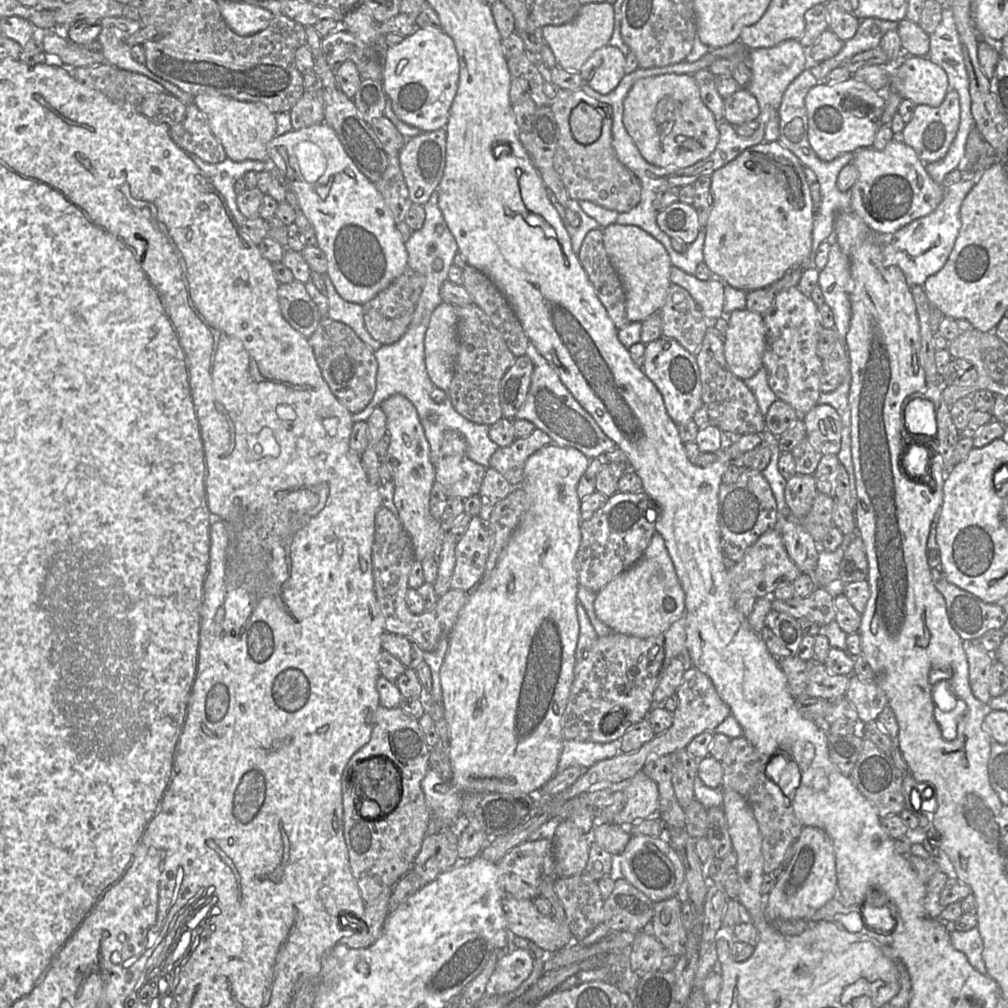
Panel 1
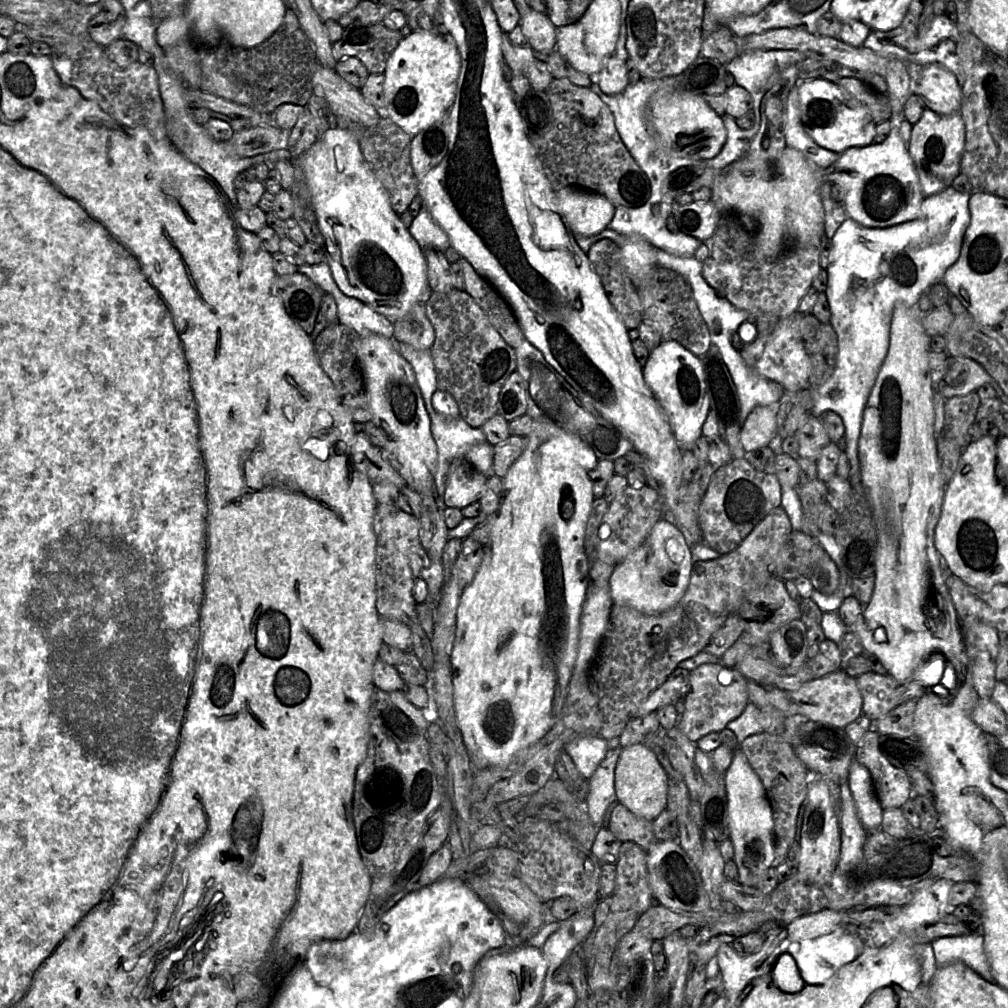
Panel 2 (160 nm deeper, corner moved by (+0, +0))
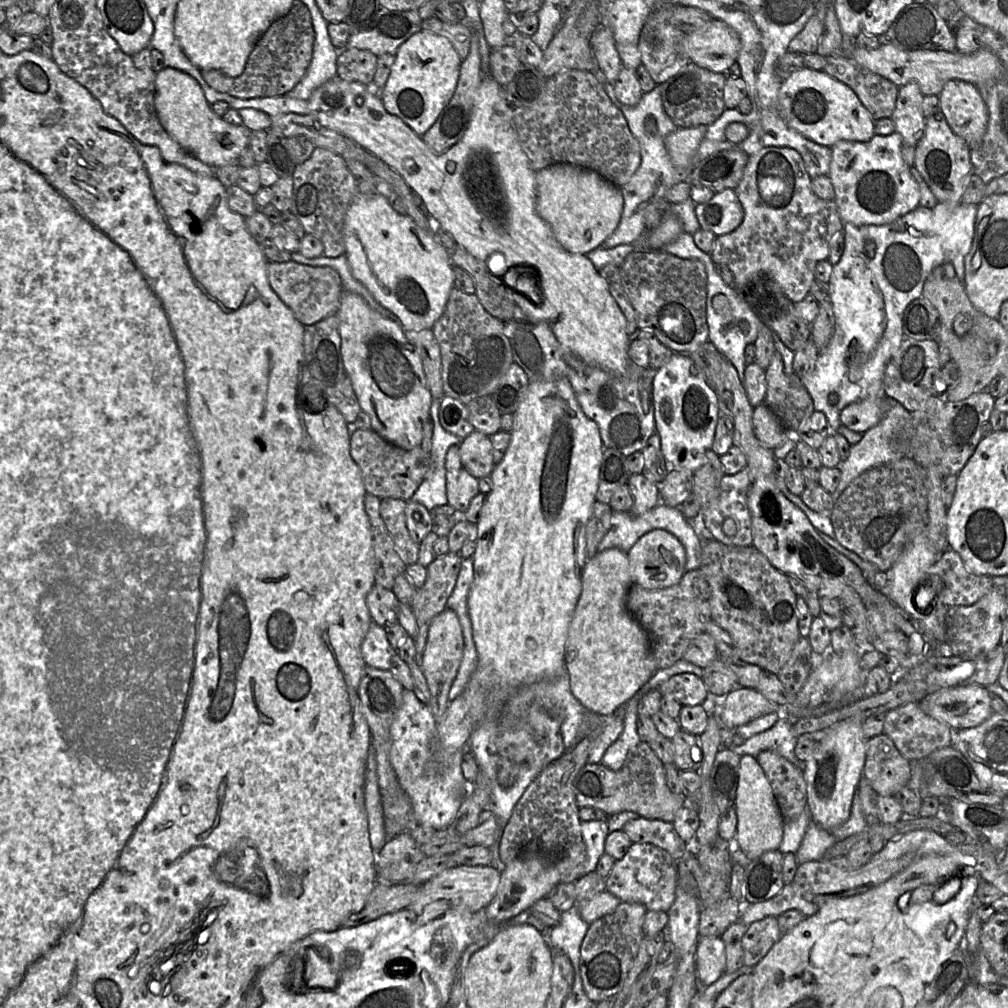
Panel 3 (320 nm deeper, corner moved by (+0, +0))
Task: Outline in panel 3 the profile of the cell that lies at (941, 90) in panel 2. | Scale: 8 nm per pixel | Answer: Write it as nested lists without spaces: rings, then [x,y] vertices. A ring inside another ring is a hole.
[[[953,79],[939,94],[939,109],[952,131],[970,146],[978,147],[986,131],[988,108],[976,85]]]

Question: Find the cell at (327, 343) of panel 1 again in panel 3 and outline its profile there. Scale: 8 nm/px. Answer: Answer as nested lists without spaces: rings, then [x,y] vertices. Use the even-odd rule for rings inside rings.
[[[344,375],[335,386],[324,388],[324,397],[327,402],[324,402],[324,406],[319,407],[319,409],[311,409],[312,411],[322,410],[326,405],[335,406],[339,412],[344,417],[346,423],[354,423],[361,412],[361,407],[359,405],[358,399],[354,392],[351,380],[348,375]]]

